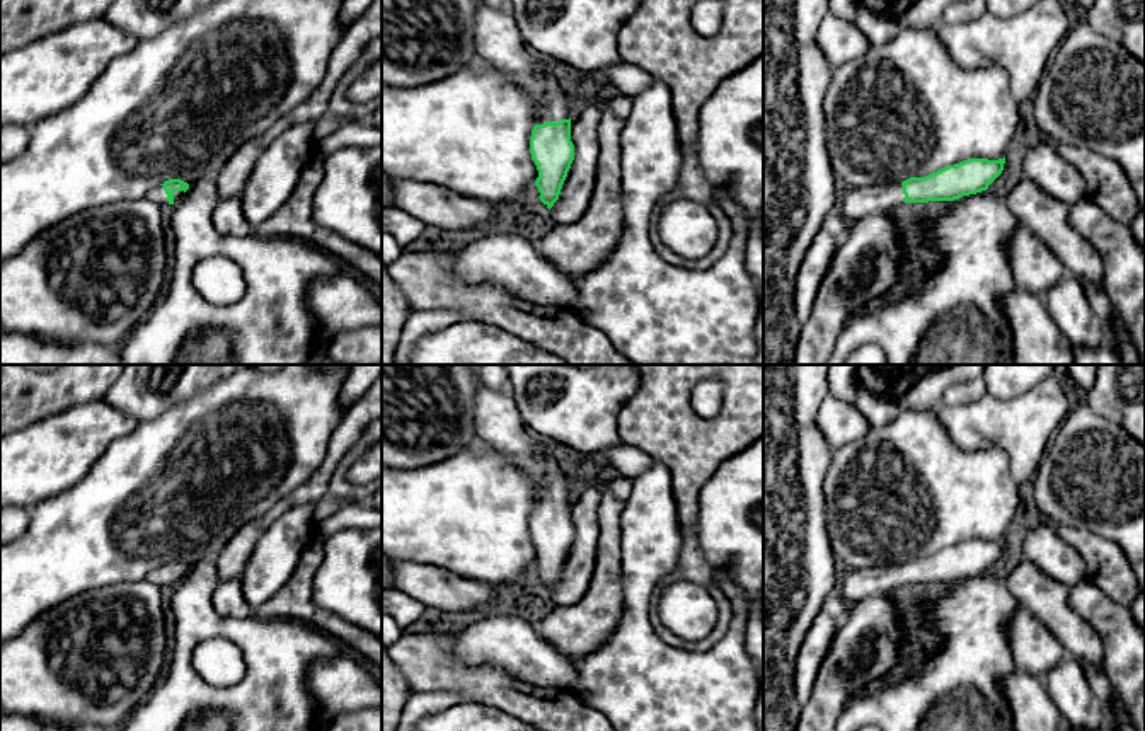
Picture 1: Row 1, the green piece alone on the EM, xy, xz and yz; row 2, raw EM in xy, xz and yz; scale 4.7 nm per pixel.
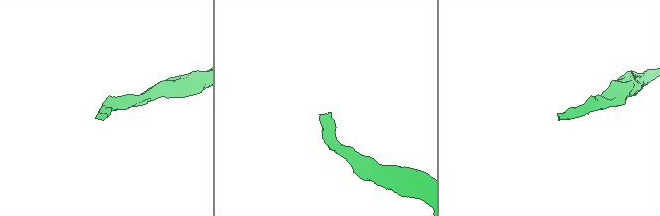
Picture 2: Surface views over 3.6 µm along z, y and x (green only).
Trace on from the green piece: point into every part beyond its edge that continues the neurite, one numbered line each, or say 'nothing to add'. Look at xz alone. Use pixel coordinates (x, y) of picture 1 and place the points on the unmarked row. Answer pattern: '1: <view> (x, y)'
1: xz (498, 421)

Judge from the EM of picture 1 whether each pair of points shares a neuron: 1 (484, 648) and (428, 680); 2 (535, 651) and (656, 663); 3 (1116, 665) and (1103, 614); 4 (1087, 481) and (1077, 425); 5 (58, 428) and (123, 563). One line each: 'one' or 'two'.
1: two
2: two
3: one
4: one
5: two

